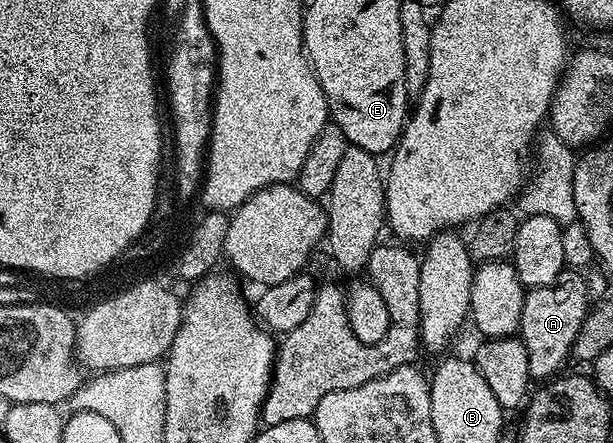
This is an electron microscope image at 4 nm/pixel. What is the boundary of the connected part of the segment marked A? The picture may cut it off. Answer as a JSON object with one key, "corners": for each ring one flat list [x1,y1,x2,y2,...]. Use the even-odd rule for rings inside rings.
{"corners":[[577,273,570,275,570,279,562,278,549,287,530,287,525,292,519,338,527,349,530,376,541,379,537,381,552,380,562,370,560,367,570,362,575,337,579,337,579,329,591,310,584,278]]}

